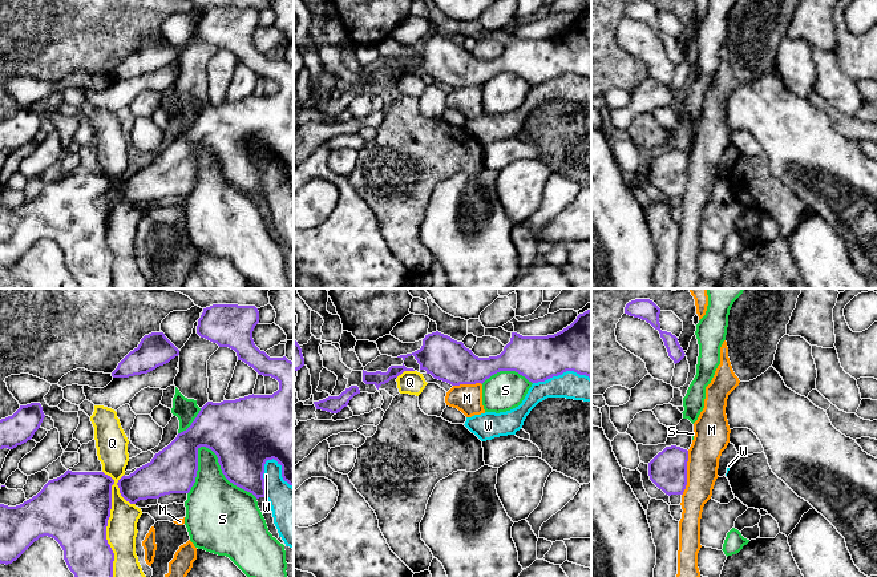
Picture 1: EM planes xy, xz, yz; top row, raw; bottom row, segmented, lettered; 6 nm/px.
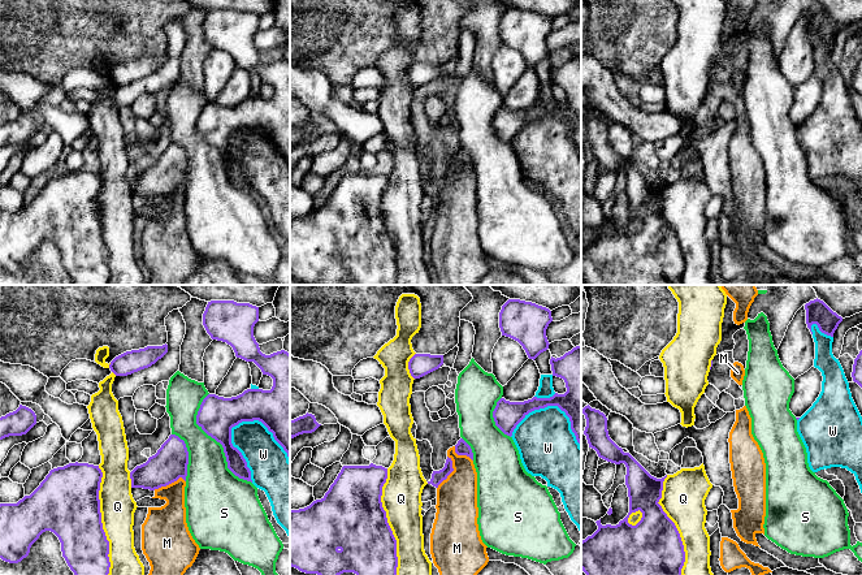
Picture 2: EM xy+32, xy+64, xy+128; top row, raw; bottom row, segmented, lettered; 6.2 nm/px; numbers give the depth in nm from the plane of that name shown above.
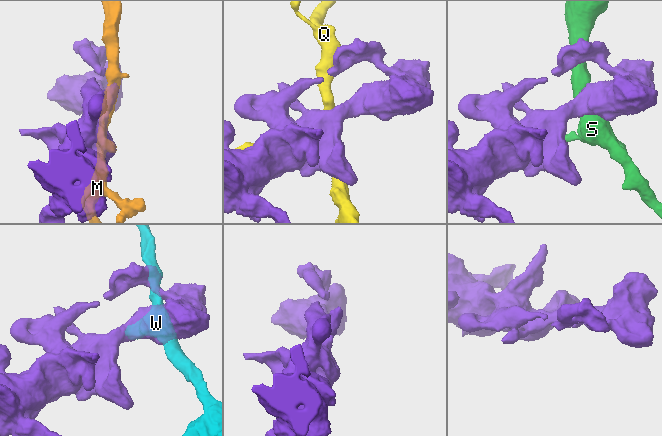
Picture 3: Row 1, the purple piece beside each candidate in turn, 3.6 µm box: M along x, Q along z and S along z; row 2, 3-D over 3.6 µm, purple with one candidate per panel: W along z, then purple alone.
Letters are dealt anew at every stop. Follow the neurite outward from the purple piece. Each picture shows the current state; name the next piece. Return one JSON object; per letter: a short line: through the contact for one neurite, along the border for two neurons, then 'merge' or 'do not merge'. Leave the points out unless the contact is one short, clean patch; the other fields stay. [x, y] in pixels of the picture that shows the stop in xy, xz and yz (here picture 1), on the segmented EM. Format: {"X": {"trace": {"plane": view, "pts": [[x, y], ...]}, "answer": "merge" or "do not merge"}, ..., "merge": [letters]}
{"M": {"trace": {"plane": "yz", "pts": [[688, 451], [687, 484], [682, 495]]}, "answer": "do not merge"}, "Q": {"answer": "do not merge"}, "S": {"answer": "do not merge"}, "W": {"answer": "do not merge"}, "merge": []}

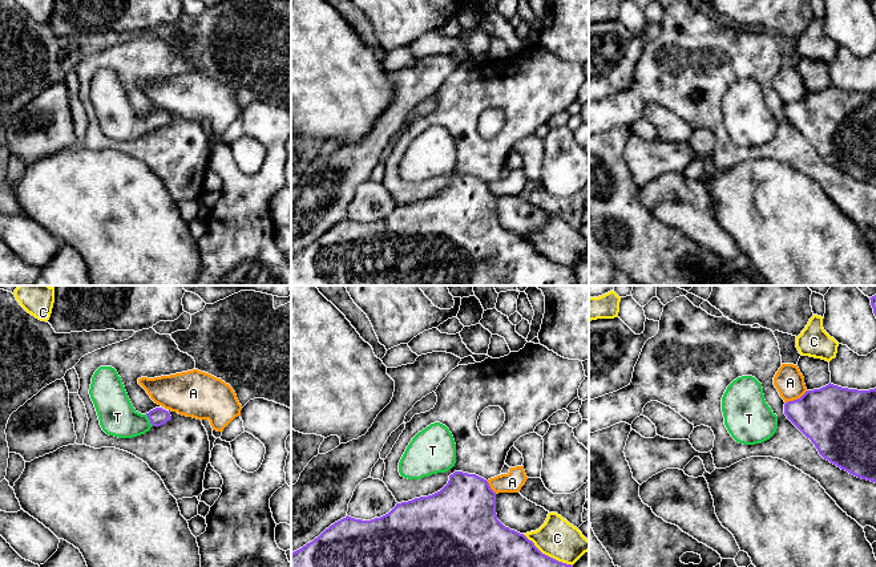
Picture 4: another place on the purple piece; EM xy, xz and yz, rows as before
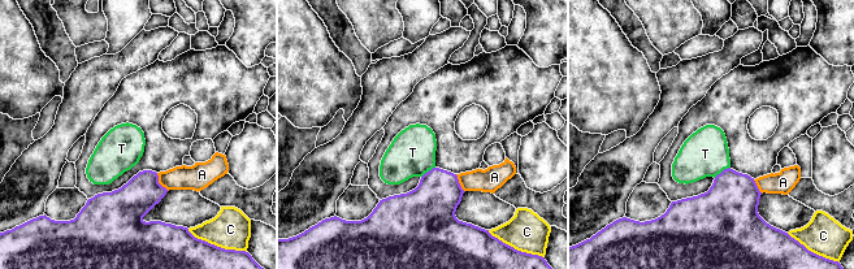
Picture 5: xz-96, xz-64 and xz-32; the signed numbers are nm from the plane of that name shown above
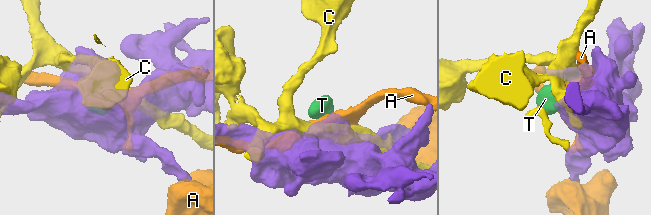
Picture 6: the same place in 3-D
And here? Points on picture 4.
{"A": {"answer": "do not merge"}, "C": {"answer": "do not merge"}, "T": {"trace": {"plane": "xy", "pts": [[158, 416], [149, 418], [121, 420], [117, 417]]}, "answer": "merge"}, "merge": ["T"]}

